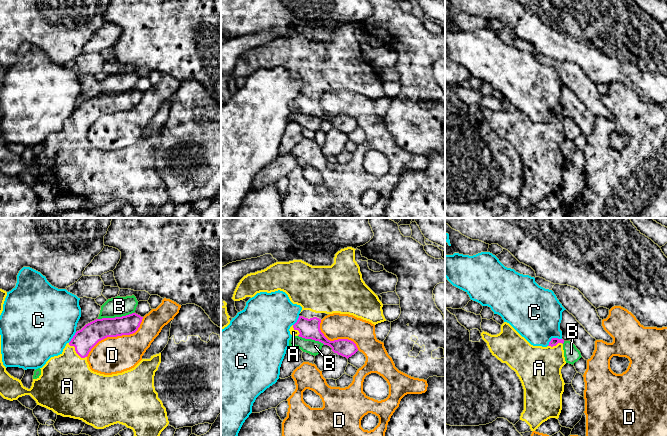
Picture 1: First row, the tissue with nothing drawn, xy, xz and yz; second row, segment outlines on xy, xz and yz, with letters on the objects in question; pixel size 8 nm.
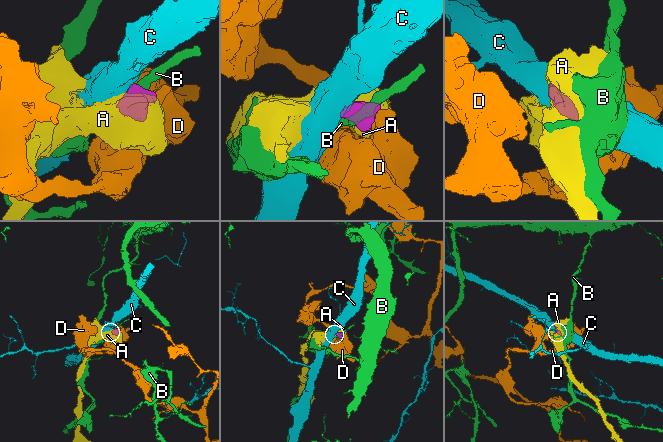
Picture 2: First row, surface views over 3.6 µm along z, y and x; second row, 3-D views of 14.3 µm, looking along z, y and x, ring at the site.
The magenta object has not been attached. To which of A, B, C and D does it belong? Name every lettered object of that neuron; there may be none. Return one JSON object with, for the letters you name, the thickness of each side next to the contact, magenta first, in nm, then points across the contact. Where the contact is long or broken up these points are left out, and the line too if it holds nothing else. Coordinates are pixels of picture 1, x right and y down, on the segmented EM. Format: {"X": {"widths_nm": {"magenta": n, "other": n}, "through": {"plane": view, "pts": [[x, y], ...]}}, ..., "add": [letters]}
{"A": {"widths_nm": {"magenta": 180, "other": 440}}, "add": ["A"]}

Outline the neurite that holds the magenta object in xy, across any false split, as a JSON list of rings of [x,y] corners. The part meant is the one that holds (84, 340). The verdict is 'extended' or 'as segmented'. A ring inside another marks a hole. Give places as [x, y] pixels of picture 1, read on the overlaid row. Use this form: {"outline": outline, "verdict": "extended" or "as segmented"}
{"outline": [[[132,313],[122,317],[96,319],[86,324],[77,331],[71,341],[66,344],[63,352],[51,357],[46,364],[40,368],[41,375],[33,379],[30,389],[23,386],[21,380],[14,378],[7,371],[2,362],[1,335],[0,335],[0,395],[7,400],[17,400],[19,397],[30,395],[42,407],[52,410],[57,415],[79,419],[96,429],[104,429],[114,424],[122,424],[134,432],[134,436],[160,436],[161,432],[168,426],[166,408],[158,398],[154,387],[155,372],[161,363],[161,353],[151,356],[150,359],[142,359],[134,368],[122,373],[104,375],[90,369],[87,356],[91,349],[101,340],[107,337],[117,337],[135,333],[142,322],[143,317]]], "verdict": "extended"}

